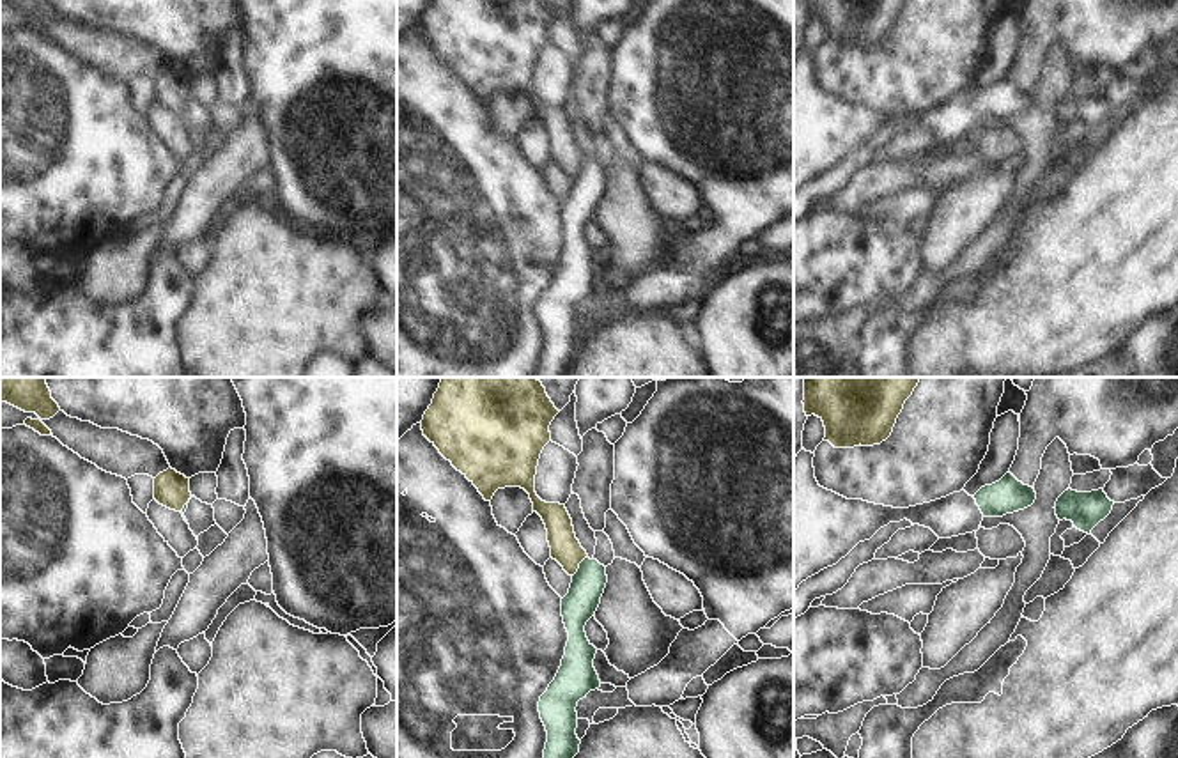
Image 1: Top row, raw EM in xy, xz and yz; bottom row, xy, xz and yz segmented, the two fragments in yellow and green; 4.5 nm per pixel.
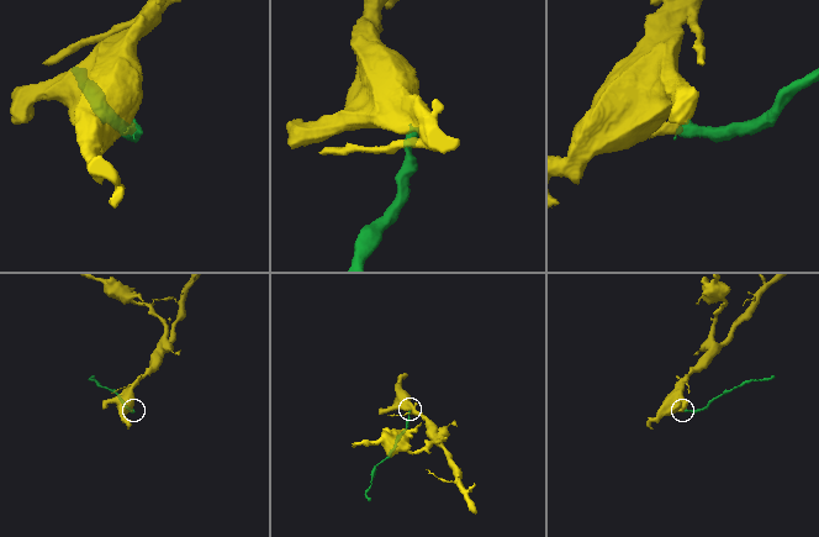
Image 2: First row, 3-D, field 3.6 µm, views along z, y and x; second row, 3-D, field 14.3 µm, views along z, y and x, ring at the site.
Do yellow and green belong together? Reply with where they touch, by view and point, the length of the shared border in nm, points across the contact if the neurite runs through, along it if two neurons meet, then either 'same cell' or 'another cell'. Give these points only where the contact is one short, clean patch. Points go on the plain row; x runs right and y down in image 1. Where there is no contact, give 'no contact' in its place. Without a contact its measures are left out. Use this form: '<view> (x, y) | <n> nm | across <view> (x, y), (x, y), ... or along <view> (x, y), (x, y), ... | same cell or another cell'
xz (578, 169) | 120 nm | along xz (587, 158), (573, 179) | another cell

